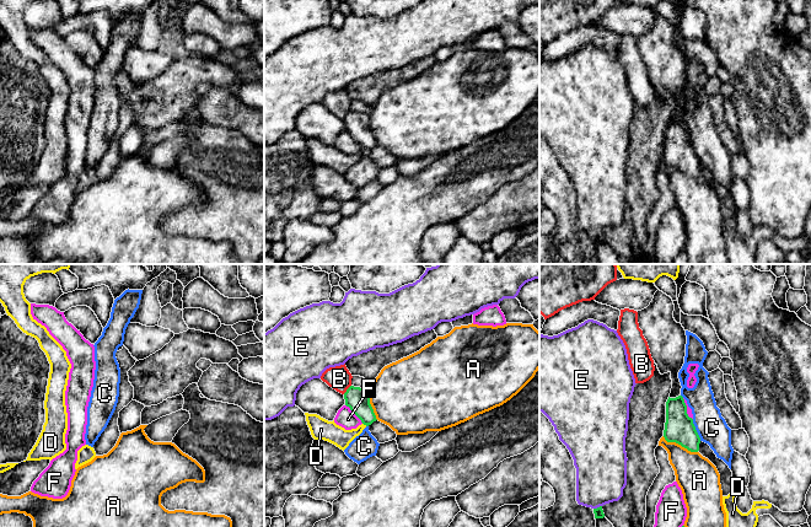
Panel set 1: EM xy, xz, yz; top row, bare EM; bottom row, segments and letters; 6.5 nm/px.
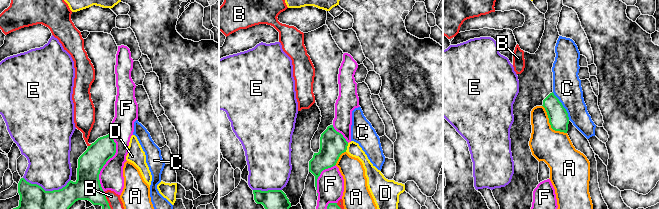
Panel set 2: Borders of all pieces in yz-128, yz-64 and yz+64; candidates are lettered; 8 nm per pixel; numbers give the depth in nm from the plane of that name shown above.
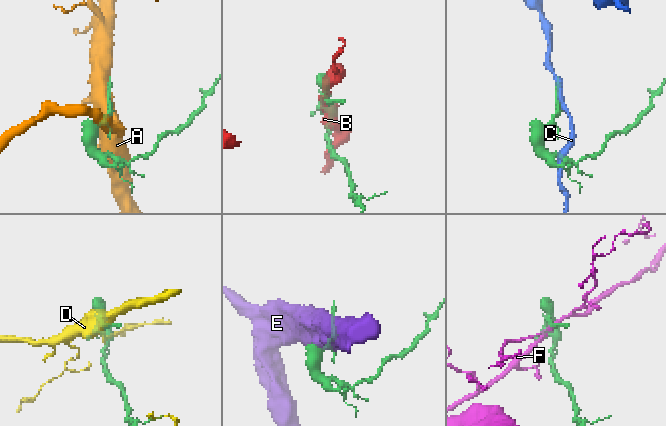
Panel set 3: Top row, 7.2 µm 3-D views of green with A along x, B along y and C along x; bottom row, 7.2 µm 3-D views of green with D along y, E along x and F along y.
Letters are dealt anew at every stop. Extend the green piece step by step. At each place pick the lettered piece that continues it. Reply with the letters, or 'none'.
none

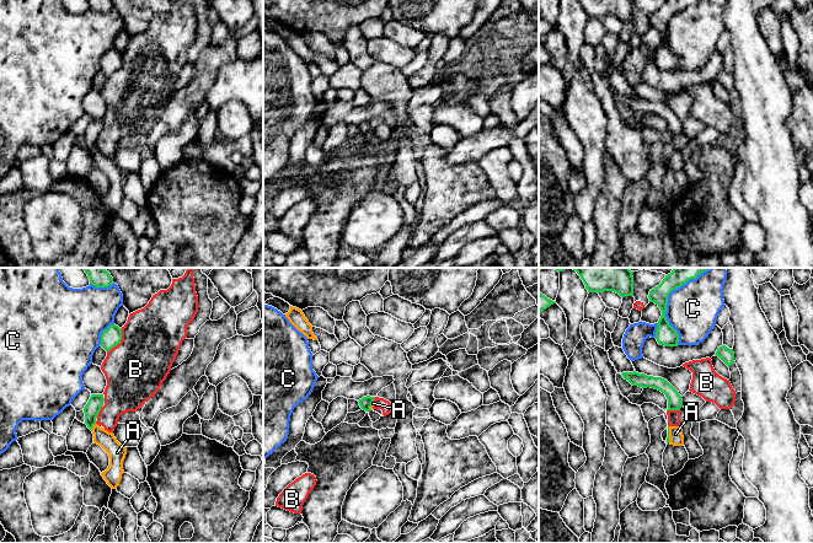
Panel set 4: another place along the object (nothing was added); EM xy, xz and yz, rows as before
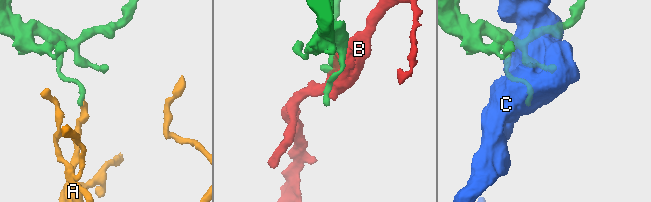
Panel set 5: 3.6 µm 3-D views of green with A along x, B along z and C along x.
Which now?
none

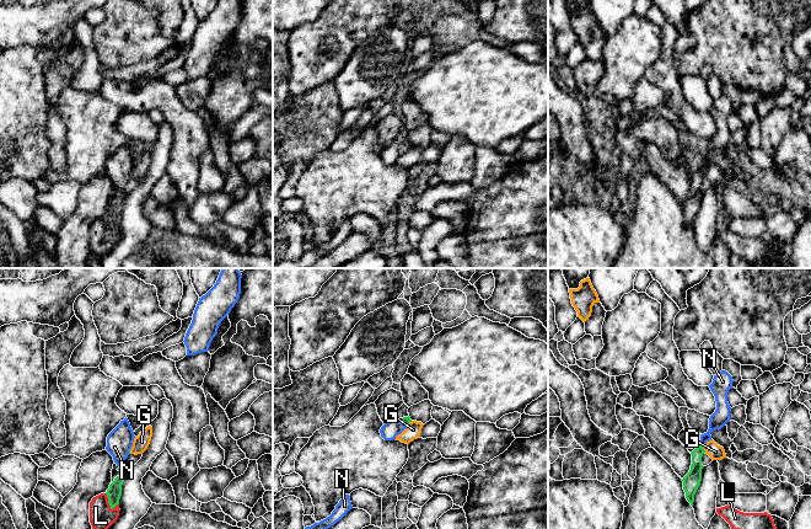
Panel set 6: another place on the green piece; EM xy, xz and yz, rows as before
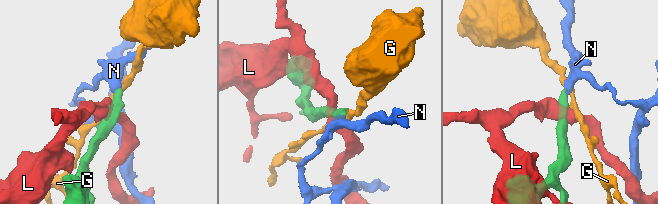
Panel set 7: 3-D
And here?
N

